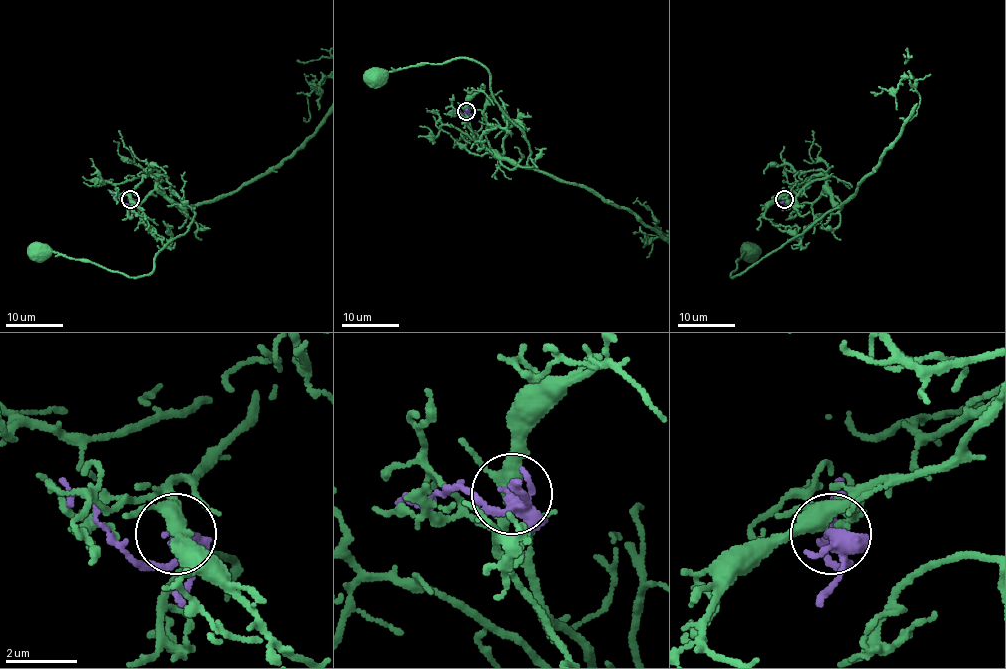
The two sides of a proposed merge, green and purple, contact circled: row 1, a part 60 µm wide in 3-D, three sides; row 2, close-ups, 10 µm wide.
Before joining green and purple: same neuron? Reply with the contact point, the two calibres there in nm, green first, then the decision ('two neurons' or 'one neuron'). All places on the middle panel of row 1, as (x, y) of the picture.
(466, 111) | 360/300 nm | one neuron

